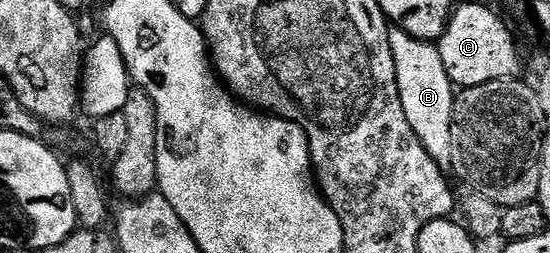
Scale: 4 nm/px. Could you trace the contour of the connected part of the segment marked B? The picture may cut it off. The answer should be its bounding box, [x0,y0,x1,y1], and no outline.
[389,29,455,169]

